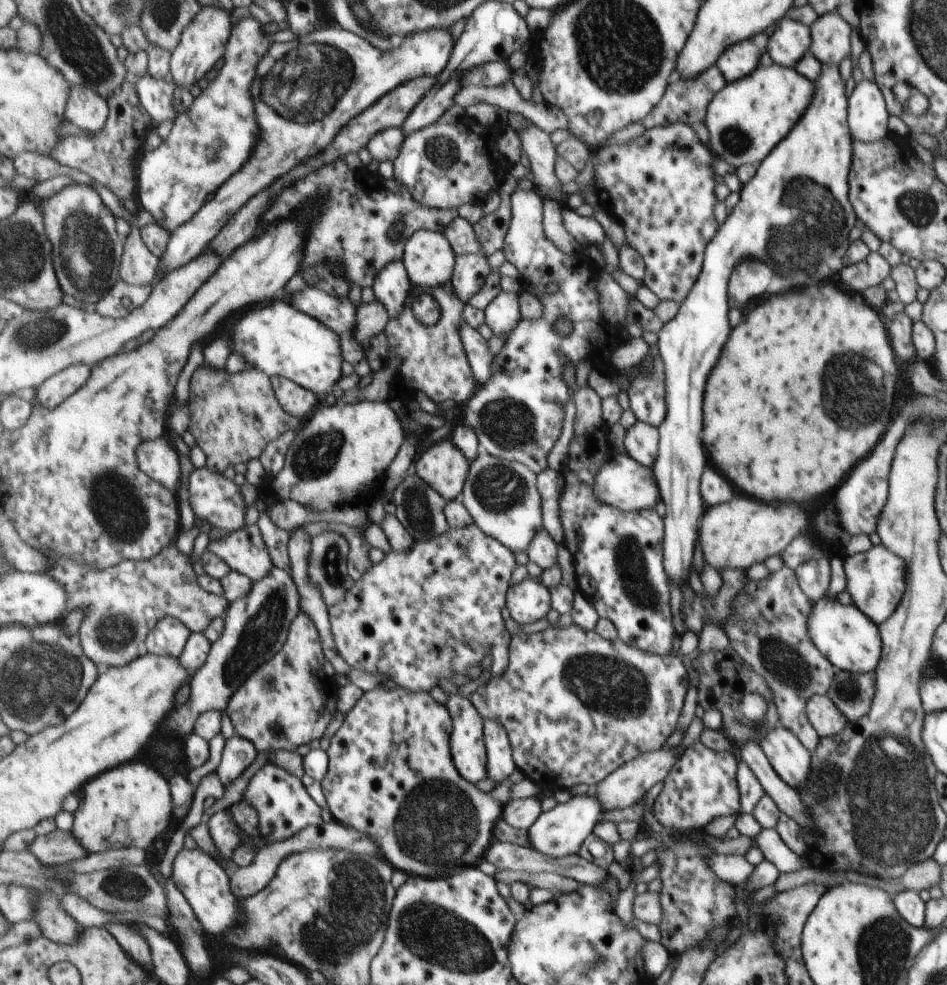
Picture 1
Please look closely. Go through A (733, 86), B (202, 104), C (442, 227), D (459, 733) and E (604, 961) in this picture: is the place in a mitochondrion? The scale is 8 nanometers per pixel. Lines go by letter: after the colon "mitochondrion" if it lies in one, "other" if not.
A: other
B: other
C: other
D: other
E: mitochondrion

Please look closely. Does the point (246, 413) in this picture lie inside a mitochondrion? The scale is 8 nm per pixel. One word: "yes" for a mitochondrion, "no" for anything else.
yes

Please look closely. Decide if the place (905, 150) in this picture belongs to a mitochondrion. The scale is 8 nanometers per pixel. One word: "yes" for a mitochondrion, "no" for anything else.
no

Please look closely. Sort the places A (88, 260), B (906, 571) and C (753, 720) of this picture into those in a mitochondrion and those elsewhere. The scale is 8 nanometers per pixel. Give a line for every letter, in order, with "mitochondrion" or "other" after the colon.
A: mitochondrion
B: other
C: mitochondrion

